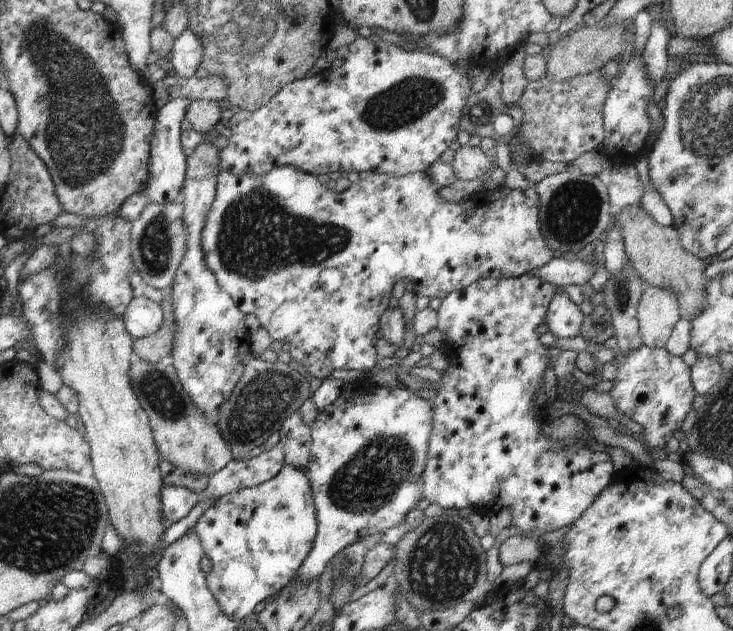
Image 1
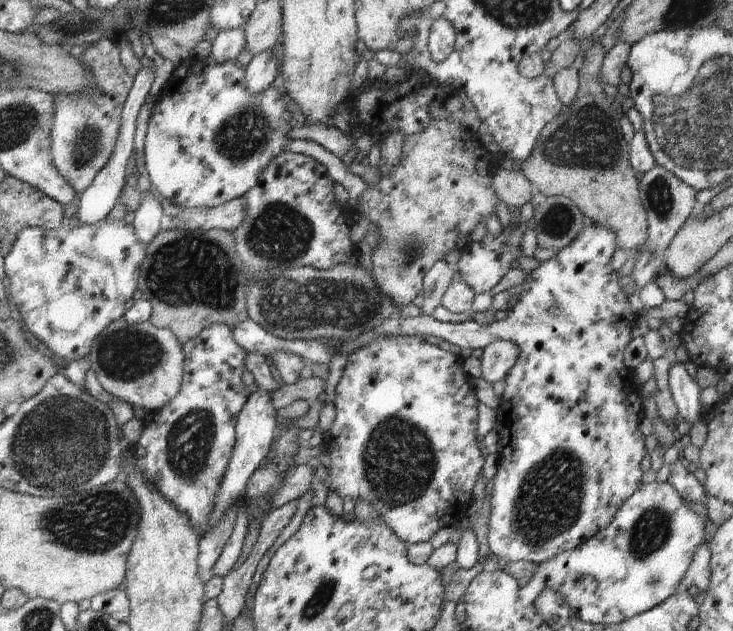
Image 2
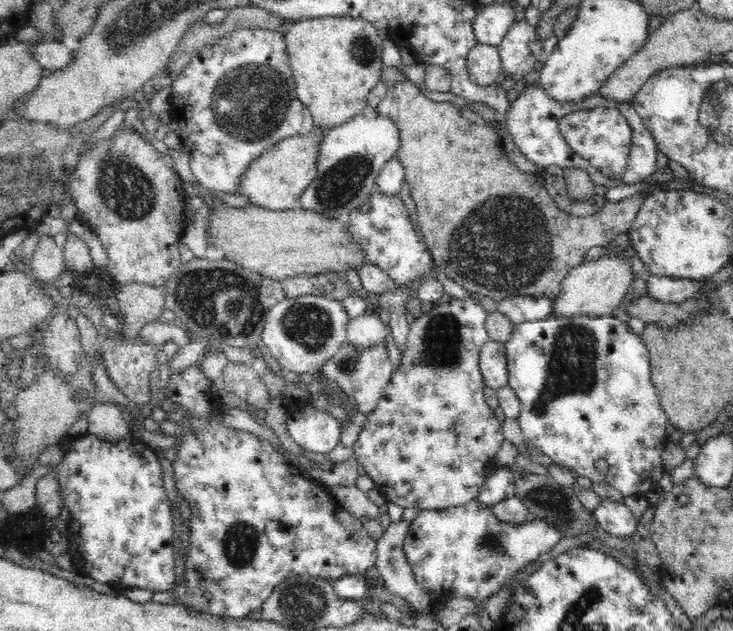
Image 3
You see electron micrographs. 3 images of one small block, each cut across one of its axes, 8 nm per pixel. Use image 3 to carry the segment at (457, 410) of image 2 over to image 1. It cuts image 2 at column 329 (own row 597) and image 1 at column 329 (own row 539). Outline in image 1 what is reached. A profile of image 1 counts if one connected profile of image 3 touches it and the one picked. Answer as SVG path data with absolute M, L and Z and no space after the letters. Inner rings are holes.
M345 383L342 387L340 396L334 400L334 404L330 404L326 410L319 411L317 418L310 427L312 448L310 450L310 458L308 460L308 478L312 488L312 494L315 504L315 511L317 516L317 534L312 545L312 550L308 554L308 558L304 560L302 566L298 569L297 576L304 582L314 582L319 580L319 576L324 572L324 567L327 562L336 556L337 552L344 550L351 544L363 542L368 535L373 535L378 532L386 533L390 528L398 527L400 524L407 521L408 516L415 510L416 505L422 500L422 474L426 468L426 460L428 460L428 447L430 442L430 433L432 432L432 421L434 420L434 410L432 410L431 400L426 400L414 391L407 387L388 387L379 386L376 388L362 388L362 386L355 386L354 383Z

